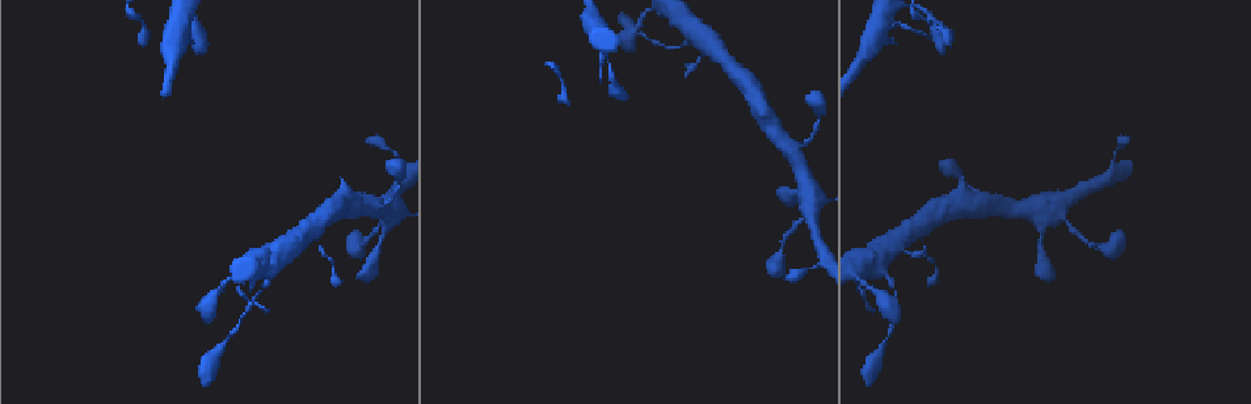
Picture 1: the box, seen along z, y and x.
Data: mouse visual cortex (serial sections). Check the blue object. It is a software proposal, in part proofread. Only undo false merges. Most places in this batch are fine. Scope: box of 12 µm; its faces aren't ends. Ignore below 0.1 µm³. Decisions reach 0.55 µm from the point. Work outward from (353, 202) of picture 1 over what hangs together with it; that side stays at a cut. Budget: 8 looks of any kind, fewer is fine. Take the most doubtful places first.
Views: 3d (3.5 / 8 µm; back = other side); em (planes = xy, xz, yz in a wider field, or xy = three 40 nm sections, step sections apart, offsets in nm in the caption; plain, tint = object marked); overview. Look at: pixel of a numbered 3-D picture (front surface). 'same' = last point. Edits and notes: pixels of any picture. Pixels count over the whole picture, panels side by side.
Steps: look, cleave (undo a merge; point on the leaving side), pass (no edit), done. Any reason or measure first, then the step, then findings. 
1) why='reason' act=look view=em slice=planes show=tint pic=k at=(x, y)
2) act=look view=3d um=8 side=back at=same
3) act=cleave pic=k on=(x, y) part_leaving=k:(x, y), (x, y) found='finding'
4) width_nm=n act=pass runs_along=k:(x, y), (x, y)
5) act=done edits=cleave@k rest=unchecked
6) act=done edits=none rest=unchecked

why='a narrow waist' act=look view=3d um=3.5 pic=1 at=(256, 297)

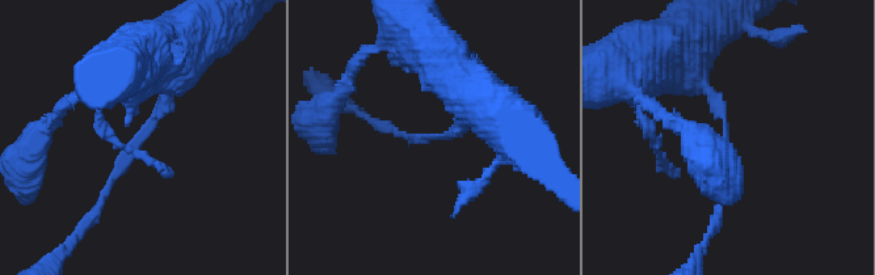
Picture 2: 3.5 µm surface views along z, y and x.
arm_widths_nm=100,200 act=look view=em slice=xy step=1 show=tint pic=2 at=(142, 143)

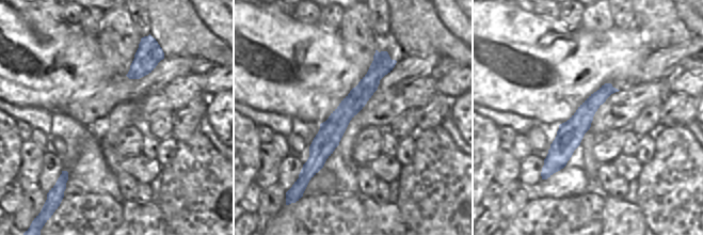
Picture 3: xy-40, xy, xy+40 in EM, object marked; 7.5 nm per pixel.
act=pass runs_along=2:(175, 75), (151, 131), (91, 215) found='all the same cell'

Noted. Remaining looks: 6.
why='calibre changes' act=look view=3d um=3.5 pic=1 at=(1048, 211)

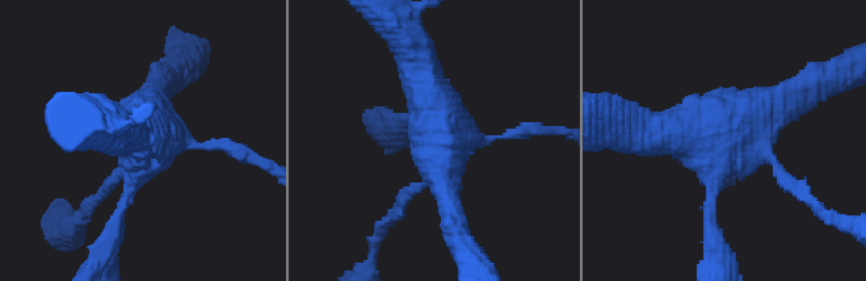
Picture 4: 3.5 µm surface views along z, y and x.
act=look view=em slice=xy step=2 show=tint pic=4 at=(434, 141)

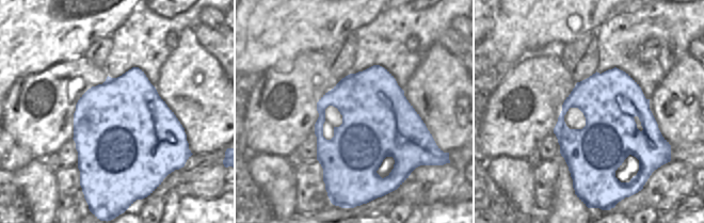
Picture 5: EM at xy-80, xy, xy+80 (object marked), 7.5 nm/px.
act=pass runs_along=4:(406, 40), (442, 121), (446, 194) found='all the same cell'

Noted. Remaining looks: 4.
why='calibre changes' act=look view=3d um=8 side=back pic=1 at=(880, 347)

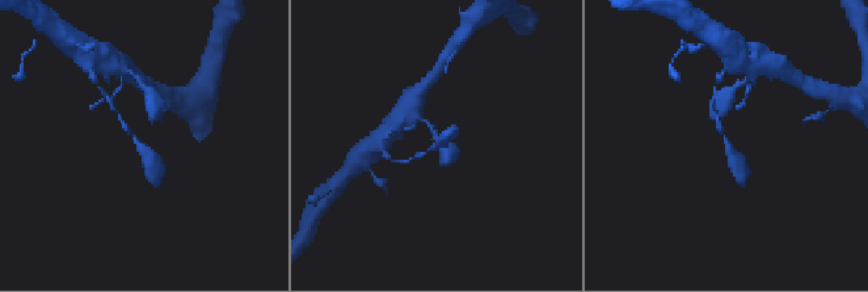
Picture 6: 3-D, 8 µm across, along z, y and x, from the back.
act=look view=em slice=xy step=2 show=tint pic=6 at=(140, 147)

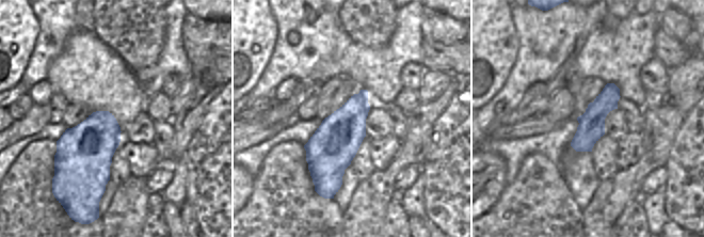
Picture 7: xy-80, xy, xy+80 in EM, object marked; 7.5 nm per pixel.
act=pass runs_along=6:(119, 118), (151, 157), (156, 177) found='one cell here'

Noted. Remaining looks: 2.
act=done edits=none rest=unchecked

